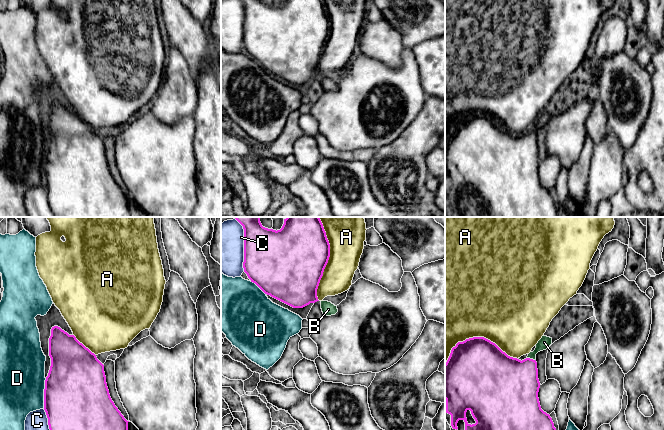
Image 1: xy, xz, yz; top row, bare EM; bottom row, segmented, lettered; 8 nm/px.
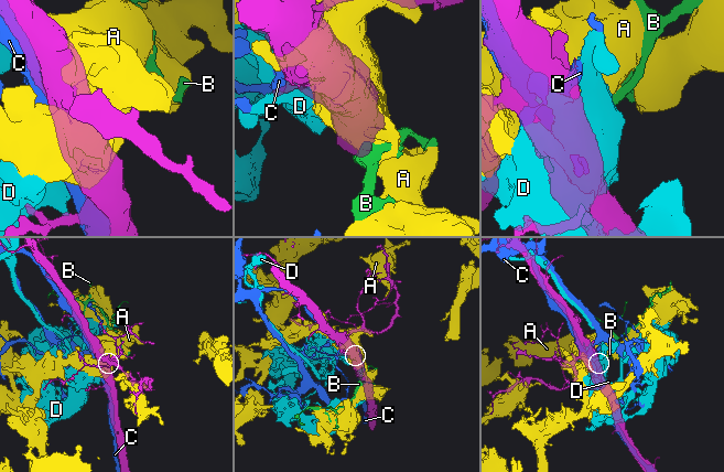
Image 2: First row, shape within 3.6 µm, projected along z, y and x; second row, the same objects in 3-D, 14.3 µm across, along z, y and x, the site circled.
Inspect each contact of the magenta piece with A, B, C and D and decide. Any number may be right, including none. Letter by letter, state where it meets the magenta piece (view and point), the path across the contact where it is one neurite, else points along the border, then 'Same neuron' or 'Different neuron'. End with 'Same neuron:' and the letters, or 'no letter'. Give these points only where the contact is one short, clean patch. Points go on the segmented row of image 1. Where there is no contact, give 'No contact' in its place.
A: Touches magenta at xz (328, 259). Different neuron
B: Touches magenta at yz (531, 359). Path across: yz (513, 384), (525, 372), (531, 359), (533, 353), (544, 342). Same neuron
C: Touches magenta at xz (244, 245). Different neuron
D: Touches magenta at xy (44, 393). Different neuron
Same neuron: B

